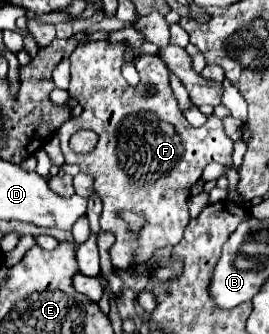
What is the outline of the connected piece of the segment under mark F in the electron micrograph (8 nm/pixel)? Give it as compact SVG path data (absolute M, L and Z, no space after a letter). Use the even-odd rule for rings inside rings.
M87 41L75 47L75 51L69 57L71 83L67 91L71 91L71 95L79 99L83 113L75 119L69 119L57 129L65 163L77 163L83 173L95 179L93 189L103 201L103 211L99 217L101 229L111 231L117 239L109 251L113 267L117 269L129 269L133 263L145 263L153 257L159 260L166 256L167 249L175 247L183 239L183 231L189 223L187 199L189 199L191 187L199 181L205 165L213 161L221 165L231 163L231 151L233 151L233 141L227 137L223 129L223 121L219 117L209 115L207 123L199 129L187 123L173 95L173 89L169 83L169 71L159 57L143 55L135 59L135 67L141 75L141 81L137 87L131 87L121 75L121 65L125 63L123 51L125 47L121 43L109 43L109 41ZM79 129L93 129L99 135L99 143L95 151L89 155L75 155L69 149L69 137ZM123 211L131 211L145 217L145 225L141 227L139 233L127 231L127 223L119 219Z

